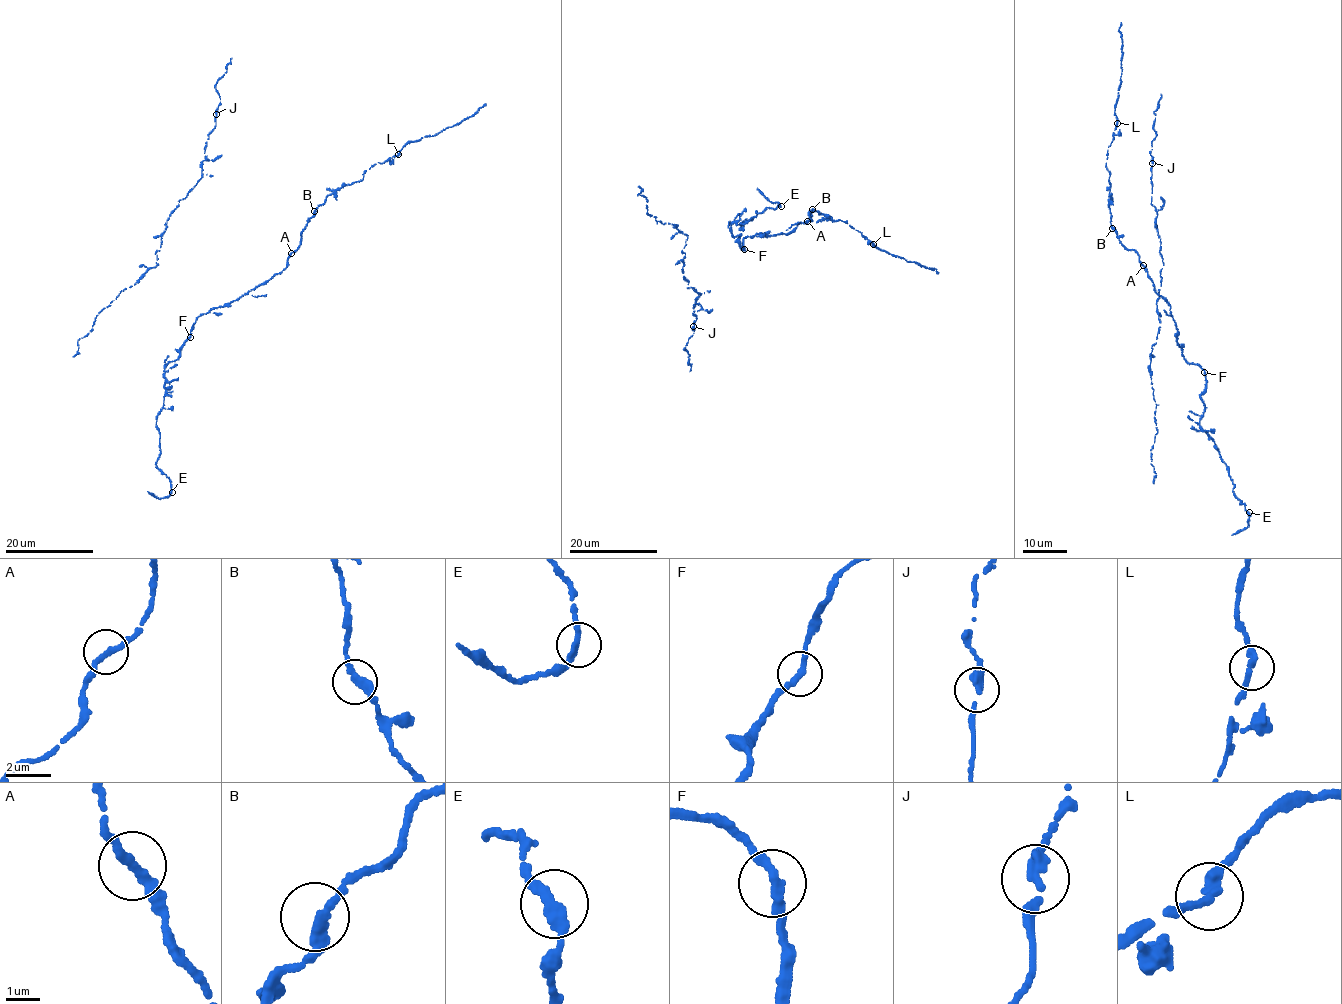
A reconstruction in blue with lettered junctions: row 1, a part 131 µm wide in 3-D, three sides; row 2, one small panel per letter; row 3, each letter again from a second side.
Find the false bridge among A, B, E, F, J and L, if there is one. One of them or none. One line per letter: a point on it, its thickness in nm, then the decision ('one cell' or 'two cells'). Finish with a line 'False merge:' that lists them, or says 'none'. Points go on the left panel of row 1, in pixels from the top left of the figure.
A: at (291, 253); 280 nm thick; one cell
B: at (314, 211); 320 nm thick; one cell
E: at (172, 492); 300 nm thick; one cell
F: at (190, 337); 300 nm thick; one cell
J: at (216, 114); 300 nm thick; one cell
L: at (398, 154); 300 nm thick; one cell
False merge: none

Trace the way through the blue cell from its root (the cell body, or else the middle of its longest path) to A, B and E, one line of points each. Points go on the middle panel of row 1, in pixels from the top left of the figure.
A: (766, 234), (787, 234), (798, 224), (807, 221)
B: (766, 234), (787, 234), (798, 224), (811, 221), (808, 212), (812, 209)
E: (766, 234), (744, 237), (744, 250), (741, 234), (734, 236), (730, 226), (756, 217), (756, 211), (781, 206)

